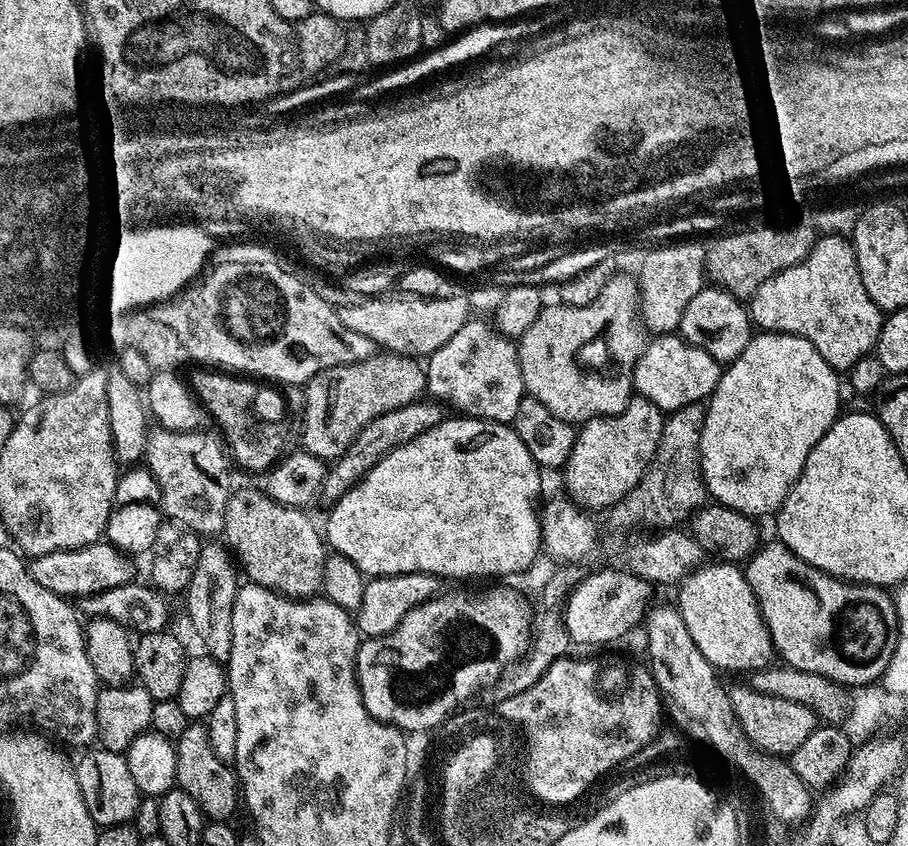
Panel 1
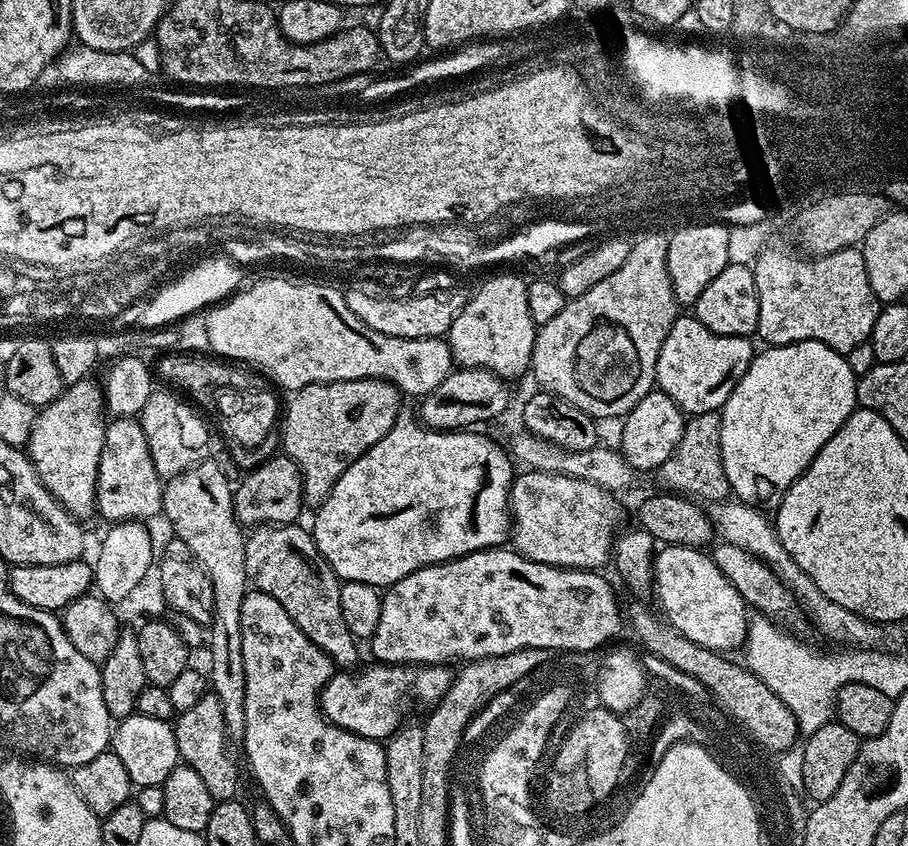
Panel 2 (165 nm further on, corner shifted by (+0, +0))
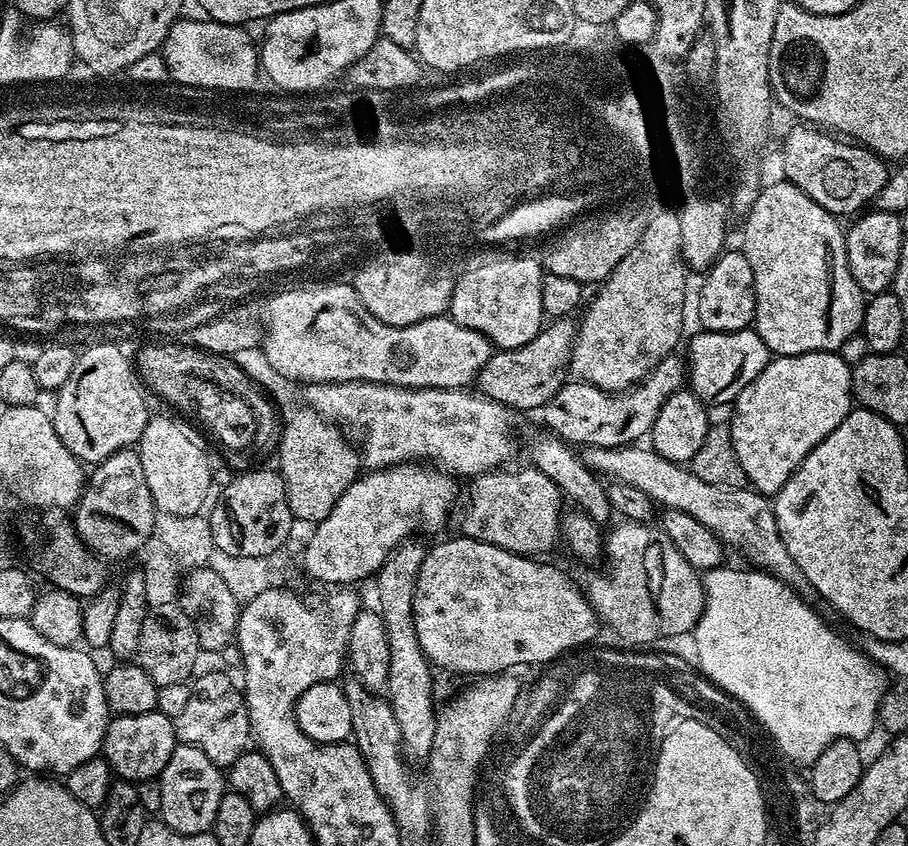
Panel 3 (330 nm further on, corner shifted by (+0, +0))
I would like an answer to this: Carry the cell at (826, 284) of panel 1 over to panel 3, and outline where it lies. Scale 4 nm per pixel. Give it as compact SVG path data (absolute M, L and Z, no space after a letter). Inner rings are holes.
M777 179L777 184L765 183L760 189L758 198L754 202L752 209L747 212L743 233L742 250L746 254L746 258L750 262L750 266L754 270L754 290L756 291L756 319L754 321L754 330L762 338L762 342L766 342L769 353L776 356L797 356L798 354L806 354L807 352L835 352L839 353L842 342L846 342L846 338L850 338L855 332L860 331L862 326L862 318L864 317L864 305L866 303L866 294L858 286L858 282L854 282L854 274L850 274L850 266L848 265L848 255L846 254L846 235L845 229L840 229L841 221L833 216L831 212L827 212L822 206L818 206L818 202L814 202L802 190L798 190L798 186L789 184L787 180Z

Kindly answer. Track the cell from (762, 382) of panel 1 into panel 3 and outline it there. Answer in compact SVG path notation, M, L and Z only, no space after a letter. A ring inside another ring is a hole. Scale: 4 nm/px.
M807 352L806 354L798 354L797 356L776 356L775 358L769 359L768 364L762 370L762 374L758 374L758 378L754 378L754 382L750 382L750 386L746 386L742 390L742 394L736 397L734 401L736 413L733 414L732 420L730 419L734 454L738 454L738 462L742 462L745 481L755 491L761 492L762 495L769 498L775 497L776 493L782 490L782 486L786 486L788 479L796 473L802 461L848 417L848 413L852 411L853 407L852 368L839 354L835 352Z

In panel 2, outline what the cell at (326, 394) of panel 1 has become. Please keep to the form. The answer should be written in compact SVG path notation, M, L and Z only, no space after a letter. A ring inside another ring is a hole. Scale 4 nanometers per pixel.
M362 378L361 380L339 380L329 384L307 384L304 388L297 388L291 393L292 401L288 408L282 412L282 428L284 424L284 448L283 455L288 456L300 471L302 478L302 490L304 491L304 503L308 506L319 506L325 498L334 490L338 478L346 474L346 470L370 446L378 443L402 415L400 400L402 393L395 384L389 380L375 380L374 378Z

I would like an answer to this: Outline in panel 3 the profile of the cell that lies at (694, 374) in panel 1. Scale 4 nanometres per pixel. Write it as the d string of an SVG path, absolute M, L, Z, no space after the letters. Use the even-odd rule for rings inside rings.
M751 327L743 328L741 332L700 330L697 333L689 342L686 355L686 380L690 390L709 405L731 405L768 364L770 353L766 342L762 342L762 338Z

